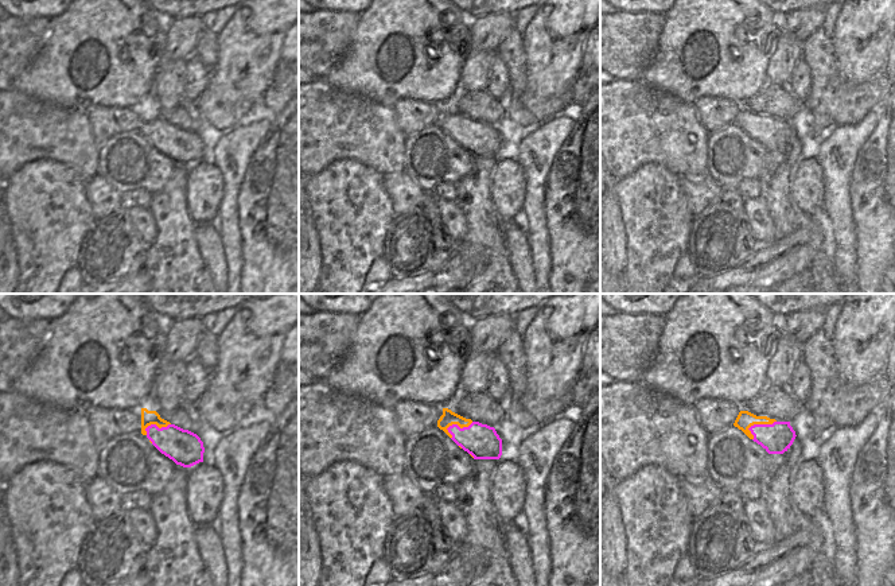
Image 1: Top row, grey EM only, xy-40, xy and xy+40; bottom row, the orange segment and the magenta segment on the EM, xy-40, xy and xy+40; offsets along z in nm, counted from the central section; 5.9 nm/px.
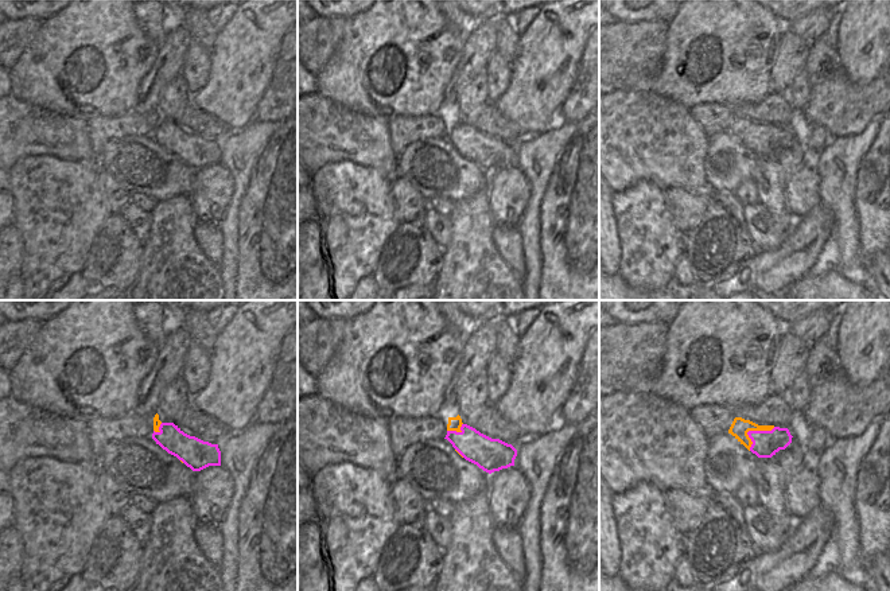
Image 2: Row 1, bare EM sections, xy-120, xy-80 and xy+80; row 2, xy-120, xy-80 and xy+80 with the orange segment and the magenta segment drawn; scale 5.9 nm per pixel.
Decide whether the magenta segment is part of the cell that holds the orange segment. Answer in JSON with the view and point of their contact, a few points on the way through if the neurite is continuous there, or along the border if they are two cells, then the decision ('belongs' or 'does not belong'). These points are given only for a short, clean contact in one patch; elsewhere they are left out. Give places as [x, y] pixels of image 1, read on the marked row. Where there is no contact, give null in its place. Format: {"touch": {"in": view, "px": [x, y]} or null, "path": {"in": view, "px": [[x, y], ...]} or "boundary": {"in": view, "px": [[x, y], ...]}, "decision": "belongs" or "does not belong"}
{"touch": {"in": "xy+40", "px": [757, 423]}, "decision": "does not belong"}

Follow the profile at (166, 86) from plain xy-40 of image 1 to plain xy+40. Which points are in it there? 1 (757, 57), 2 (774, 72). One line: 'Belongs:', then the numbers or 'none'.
Belongs: 2

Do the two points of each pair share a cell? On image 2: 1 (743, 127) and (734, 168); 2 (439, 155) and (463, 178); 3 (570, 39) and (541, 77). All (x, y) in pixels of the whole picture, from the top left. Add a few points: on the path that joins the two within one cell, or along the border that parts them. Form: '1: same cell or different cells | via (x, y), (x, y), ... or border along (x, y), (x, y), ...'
1: same cell | via (737, 137), (734, 158)
2: same cell | via (444, 160), (458, 174)
3: same cell | via (560, 49), (545, 63), (545, 67)

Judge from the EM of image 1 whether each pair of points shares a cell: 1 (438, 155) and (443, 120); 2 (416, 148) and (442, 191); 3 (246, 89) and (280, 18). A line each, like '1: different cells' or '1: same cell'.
1: same cell
2: different cells
3: same cell

